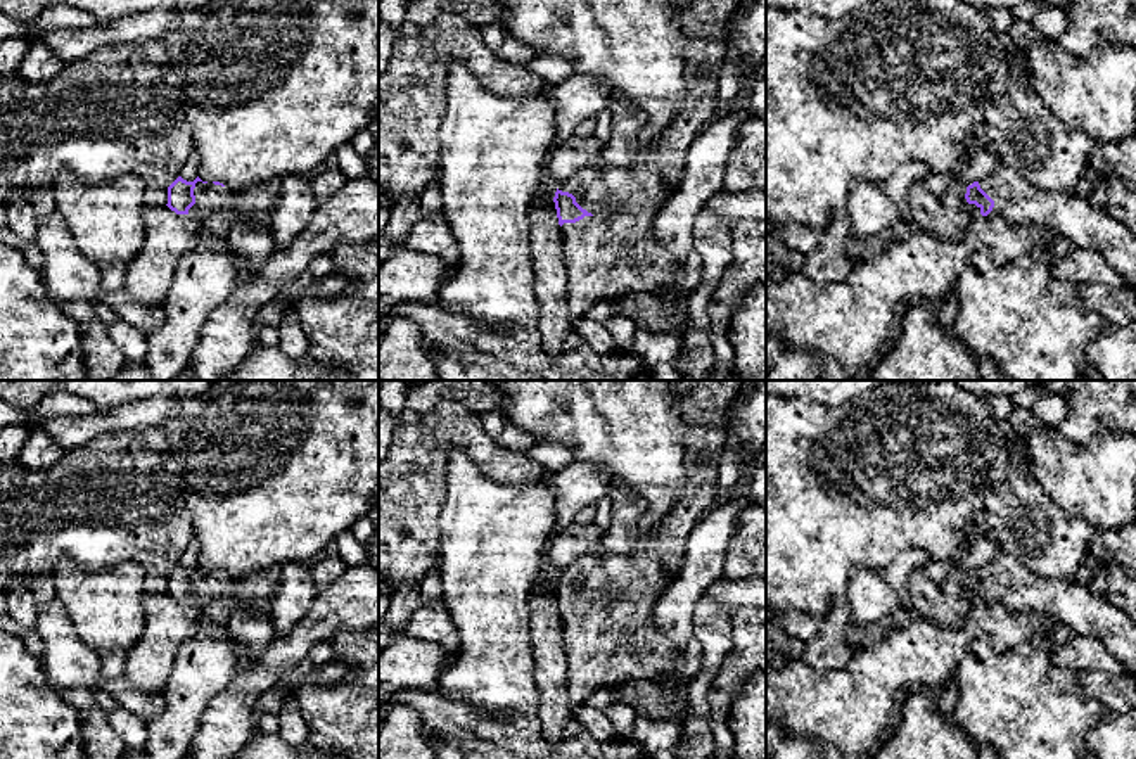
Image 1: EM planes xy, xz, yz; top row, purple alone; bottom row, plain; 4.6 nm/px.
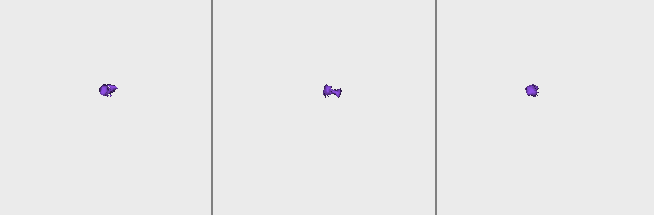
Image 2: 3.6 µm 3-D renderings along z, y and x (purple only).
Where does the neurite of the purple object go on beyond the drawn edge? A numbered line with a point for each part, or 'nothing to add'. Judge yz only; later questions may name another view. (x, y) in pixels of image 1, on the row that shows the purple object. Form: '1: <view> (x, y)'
1: yz (953, 197)
2: yz (1017, 201)

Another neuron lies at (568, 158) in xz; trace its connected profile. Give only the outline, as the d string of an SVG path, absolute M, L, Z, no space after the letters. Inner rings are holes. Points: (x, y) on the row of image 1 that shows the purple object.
M567 137L550 147L545 159L545 176L555 187L571 182L583 169L598 164L598 154L605 147L605 138L593 137Z

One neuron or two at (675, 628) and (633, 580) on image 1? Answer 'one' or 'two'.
two

